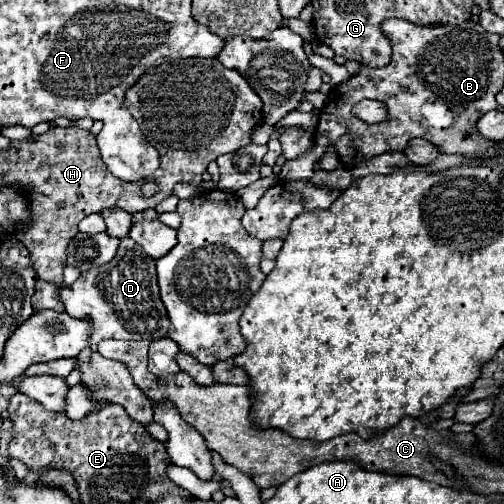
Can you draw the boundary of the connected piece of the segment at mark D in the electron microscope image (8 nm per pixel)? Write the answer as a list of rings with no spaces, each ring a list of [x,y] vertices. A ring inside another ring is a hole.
[[[132,238],[120,240],[118,254],[112,262],[104,264],[96,276],[94,272],[84,272],[72,286],[62,286],[60,300],[70,316],[86,316],[94,322],[90,344],[98,344],[106,338],[152,342],[168,336],[170,322],[156,282],[156,264]],[[134,248],[136,254],[132,254]]]

